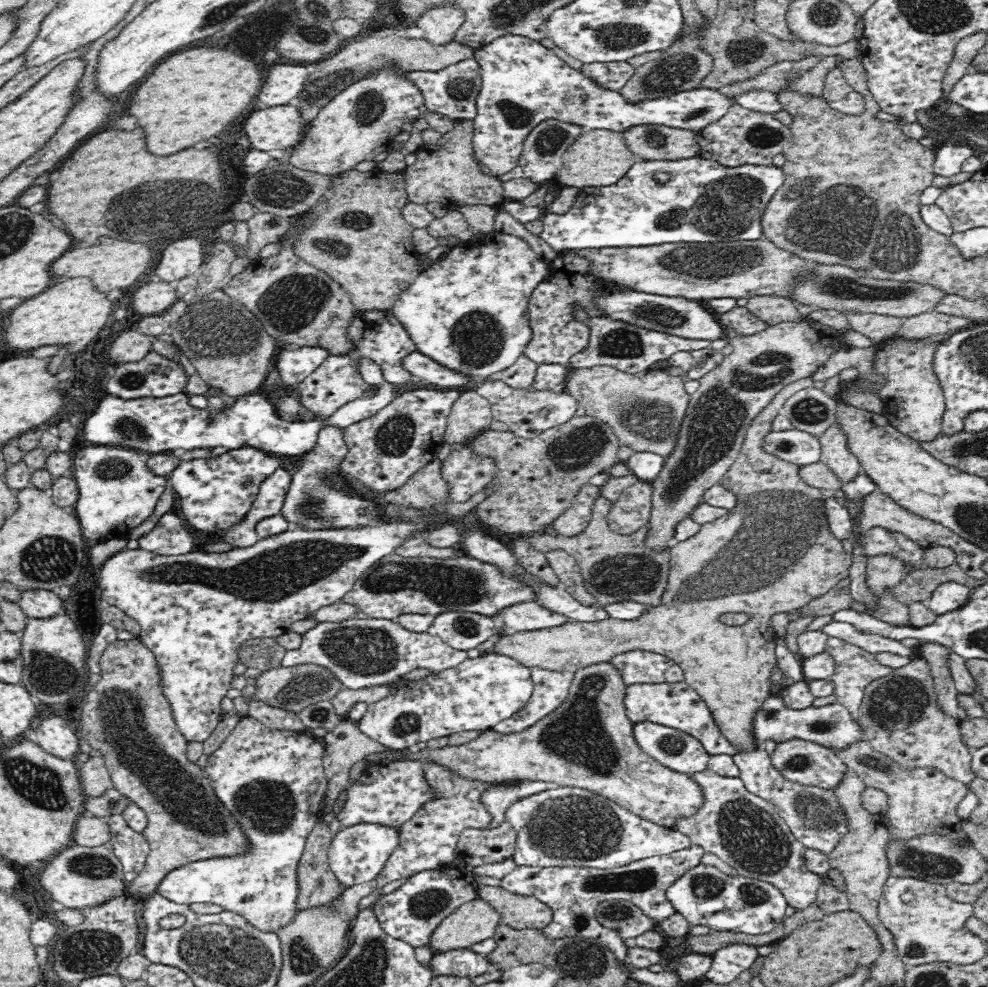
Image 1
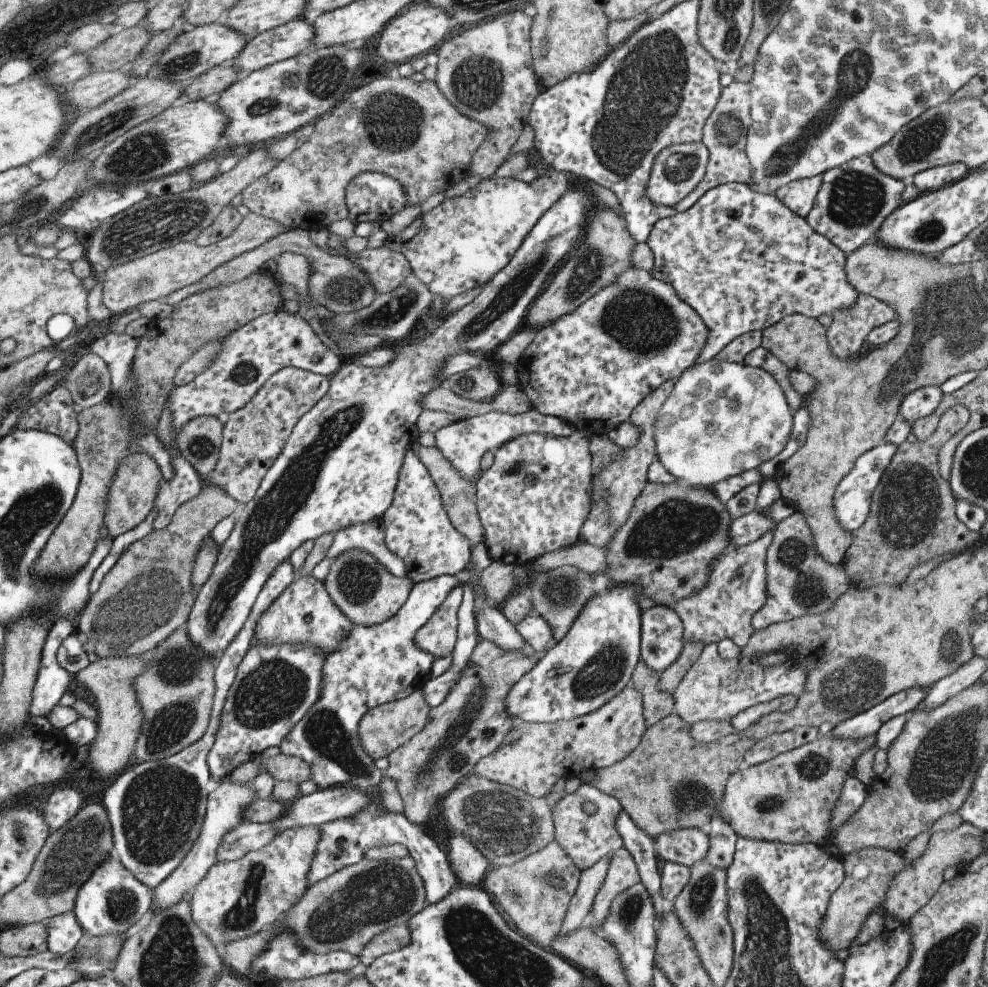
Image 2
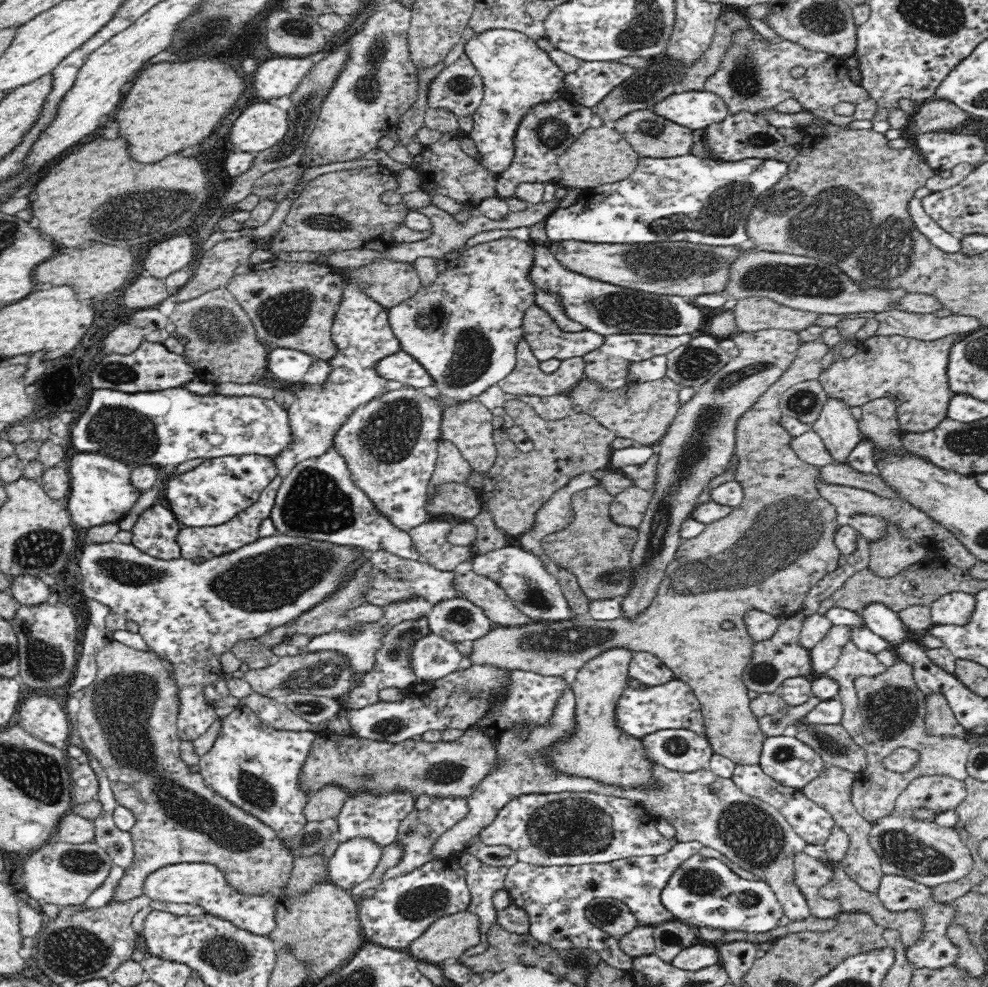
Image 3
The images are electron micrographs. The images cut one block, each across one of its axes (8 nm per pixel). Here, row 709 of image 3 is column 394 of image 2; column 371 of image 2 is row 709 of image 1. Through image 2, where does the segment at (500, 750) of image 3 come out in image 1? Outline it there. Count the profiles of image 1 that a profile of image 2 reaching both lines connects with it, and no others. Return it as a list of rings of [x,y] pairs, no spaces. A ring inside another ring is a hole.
[[[540,667],[531,668],[534,692],[518,712],[498,722],[491,729],[502,734],[512,734],[535,725],[541,718],[555,711],[566,700],[572,677],[558,671]]]

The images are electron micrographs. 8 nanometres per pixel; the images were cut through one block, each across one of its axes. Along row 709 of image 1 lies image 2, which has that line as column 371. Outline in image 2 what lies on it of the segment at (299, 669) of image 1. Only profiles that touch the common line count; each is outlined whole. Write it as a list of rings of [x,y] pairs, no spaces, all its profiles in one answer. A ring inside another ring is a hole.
[[[293,228],[291,231],[284,232],[284,234],[280,234],[280,236],[276,236],[276,238],[272,238],[272,240],[261,244],[258,248],[252,249],[250,252],[241,254],[236,258],[221,264],[218,268],[215,268],[210,272],[208,276],[205,276],[203,279],[200,279],[198,282],[195,282],[186,288],[172,292],[170,296],[166,296],[161,302],[173,306],[184,300],[186,296],[192,296],[192,294],[196,294],[196,292],[200,292],[200,290],[208,290],[208,288],[222,286],[222,284],[240,282],[242,278],[250,276],[252,272],[263,269],[262,265],[264,262],[267,262],[270,258],[276,259],[278,254],[284,254],[284,252],[306,256],[306,258],[312,262],[314,272],[308,274],[308,276],[310,276],[310,280],[308,280],[308,288],[310,288],[312,300],[318,302],[320,306],[324,306],[326,311],[335,314],[356,312],[356,310],[368,306],[368,304],[377,297],[374,286],[370,284],[368,274],[364,274],[364,272],[360,270],[358,264],[352,264],[349,260],[346,260],[344,256],[332,255],[318,247],[316,243],[310,239],[306,229]]]

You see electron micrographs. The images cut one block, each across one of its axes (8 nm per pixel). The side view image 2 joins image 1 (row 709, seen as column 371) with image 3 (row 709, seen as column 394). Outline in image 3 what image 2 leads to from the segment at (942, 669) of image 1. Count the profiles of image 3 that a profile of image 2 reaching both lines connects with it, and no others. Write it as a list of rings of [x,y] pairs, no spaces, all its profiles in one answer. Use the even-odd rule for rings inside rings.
[[[941,692],[927,695],[924,728],[929,736],[957,736],[965,738],[965,728],[956,720],[953,710]]]

